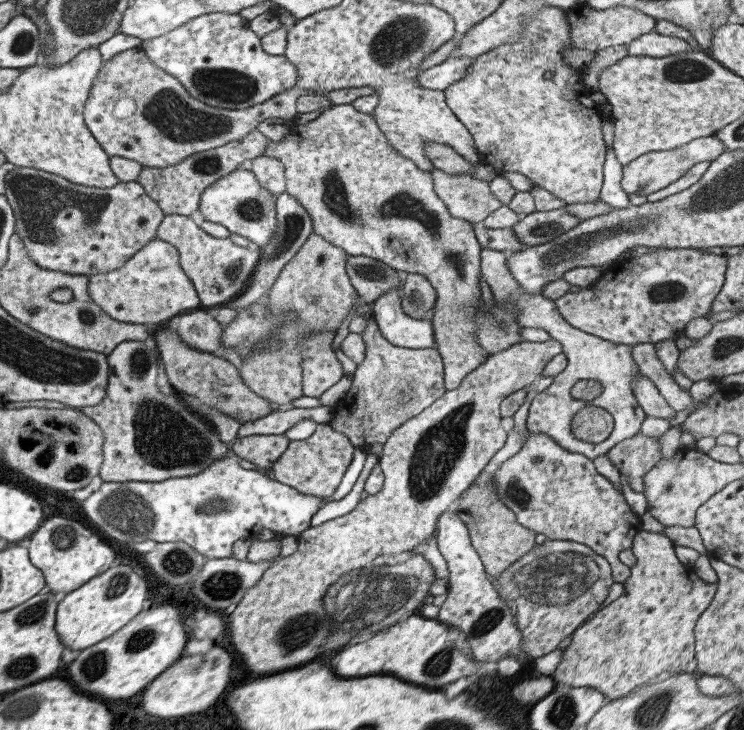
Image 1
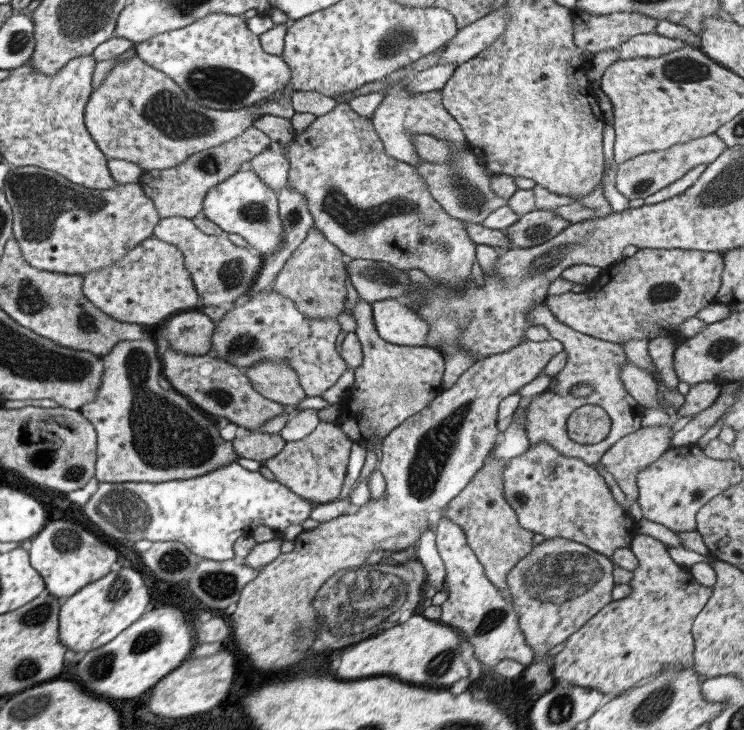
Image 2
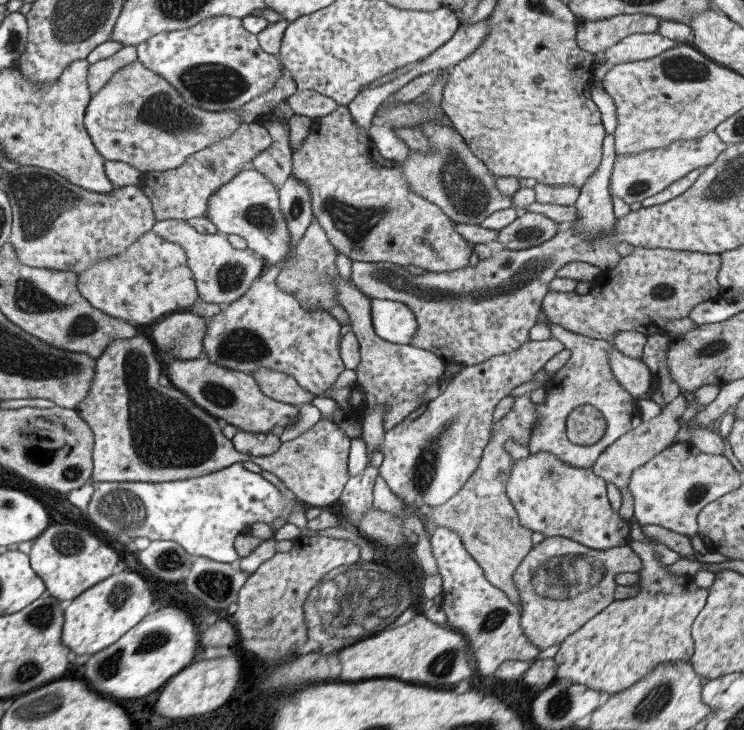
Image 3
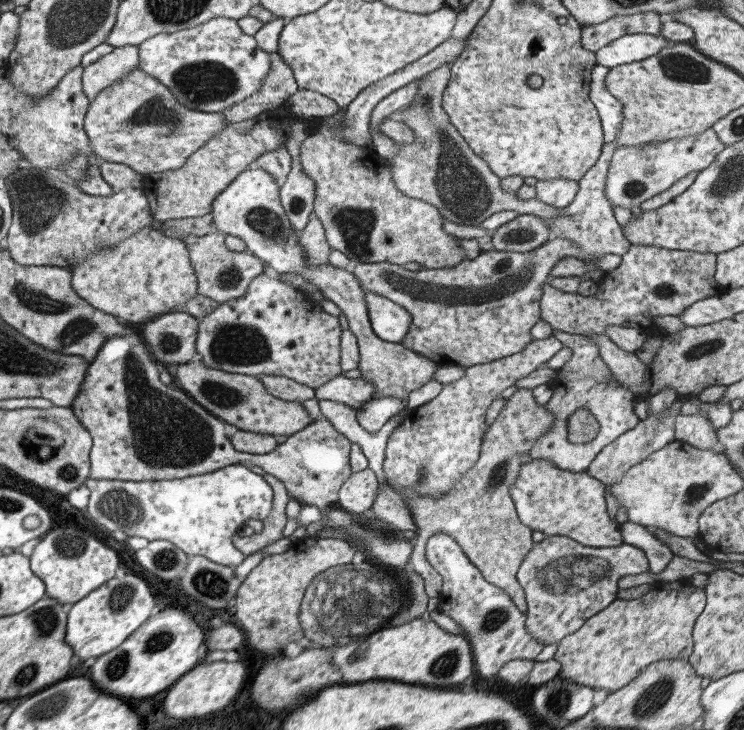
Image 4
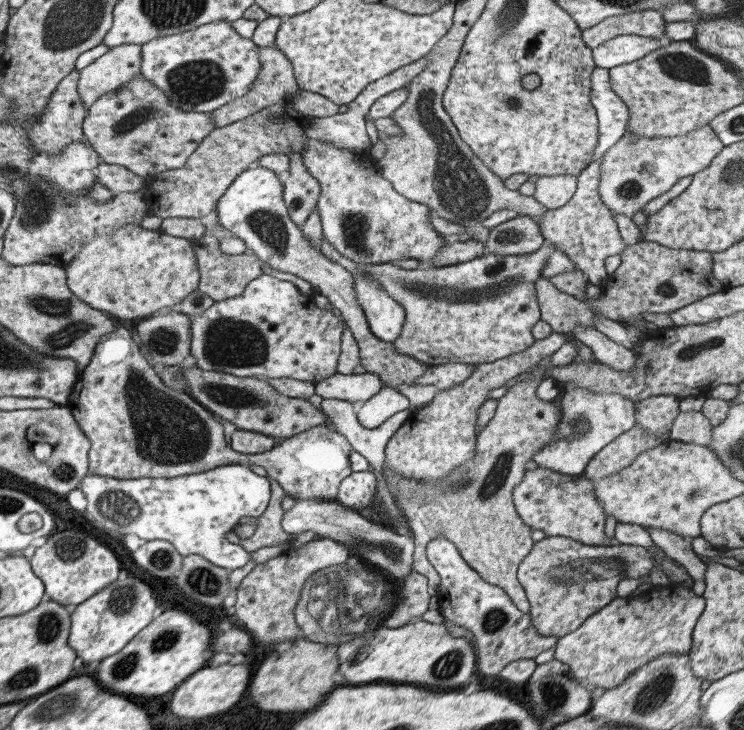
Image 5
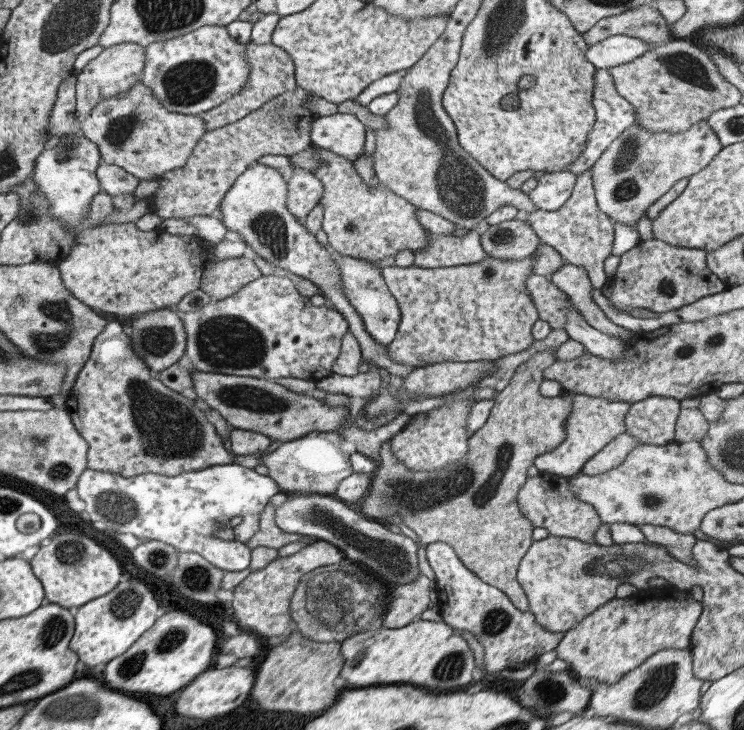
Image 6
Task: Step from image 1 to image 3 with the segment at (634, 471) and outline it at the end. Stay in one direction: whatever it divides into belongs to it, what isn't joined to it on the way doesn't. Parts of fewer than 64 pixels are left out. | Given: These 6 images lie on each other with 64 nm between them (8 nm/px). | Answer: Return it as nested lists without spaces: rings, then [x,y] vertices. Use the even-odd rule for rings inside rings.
[[[679,394],[671,402],[667,403],[663,409],[659,410],[659,416],[646,422],[641,421],[639,426],[632,428],[629,432],[622,434],[617,440],[613,441],[610,446],[603,450],[603,453],[599,454],[593,466],[590,466],[593,474],[600,476],[604,482],[611,482],[620,490],[622,503],[617,516],[621,520],[628,521],[632,517],[633,501],[628,491],[628,482],[632,472],[672,444],[675,433],[679,428],[677,418],[681,417],[686,405],[686,400]]]

